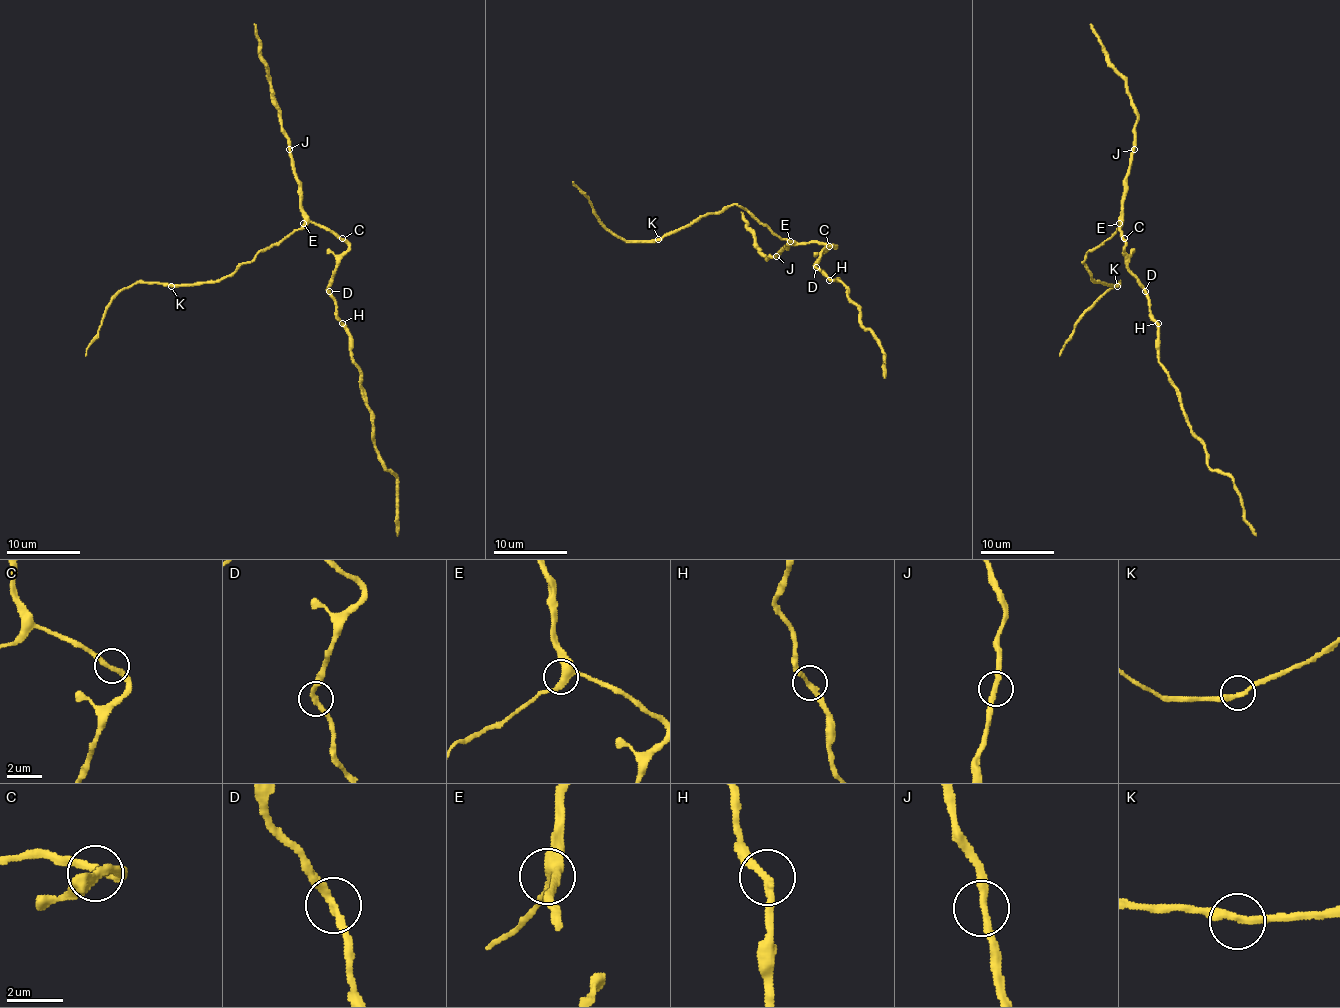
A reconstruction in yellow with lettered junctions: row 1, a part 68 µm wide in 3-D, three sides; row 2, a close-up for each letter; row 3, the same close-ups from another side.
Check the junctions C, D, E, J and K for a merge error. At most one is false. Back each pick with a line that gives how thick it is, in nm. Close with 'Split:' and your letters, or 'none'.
Split: none

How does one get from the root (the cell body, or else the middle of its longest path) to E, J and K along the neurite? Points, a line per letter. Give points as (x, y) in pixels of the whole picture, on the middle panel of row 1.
E: (829, 244), (790, 241)
J: (829, 244), (792, 243), (776, 256)
K: (829, 244), (779, 239), (737, 204), (698, 217), (658, 239)

